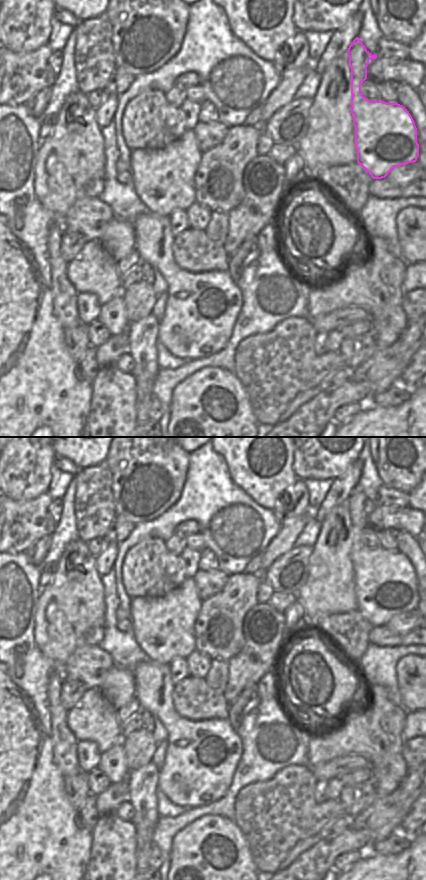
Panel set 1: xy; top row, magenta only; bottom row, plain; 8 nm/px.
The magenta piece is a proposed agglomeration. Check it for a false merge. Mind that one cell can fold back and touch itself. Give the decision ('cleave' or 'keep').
keep

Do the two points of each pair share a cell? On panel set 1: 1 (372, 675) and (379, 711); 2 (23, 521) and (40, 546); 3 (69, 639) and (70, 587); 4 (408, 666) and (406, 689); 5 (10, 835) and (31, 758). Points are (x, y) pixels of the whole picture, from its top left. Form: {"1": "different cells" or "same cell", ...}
{"1": "different cells", "2": "different cells", "3": "same cell", "4": "same cell", "5": "same cell"}

